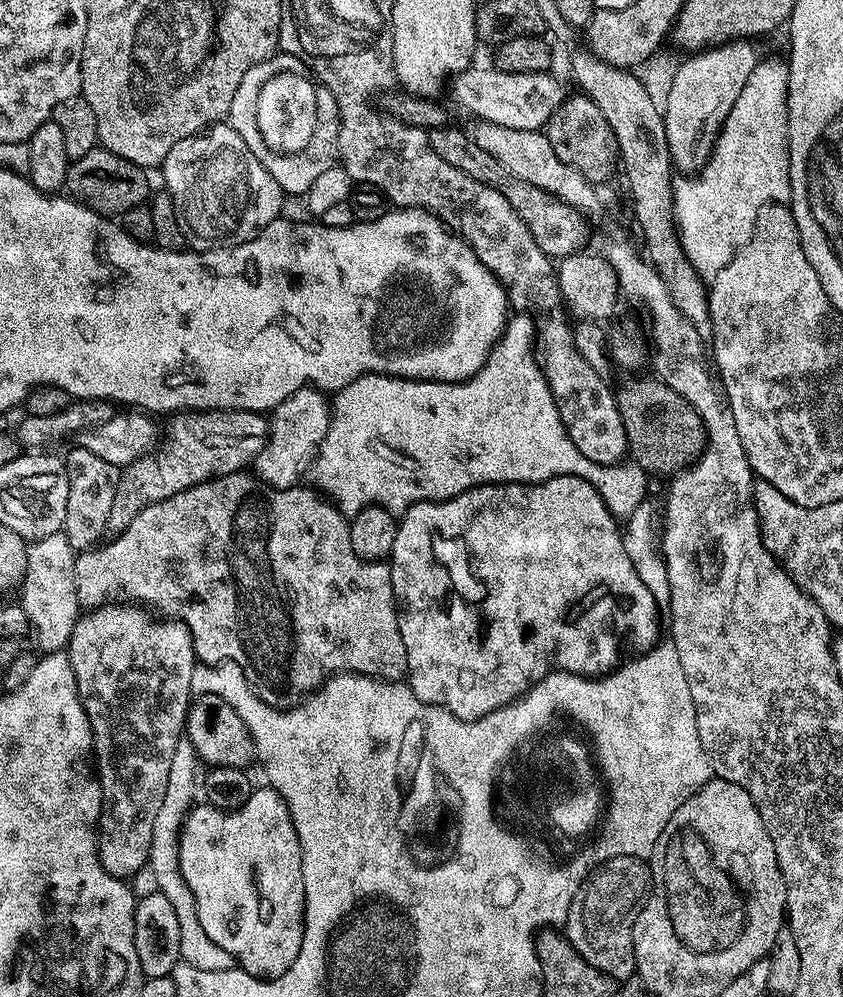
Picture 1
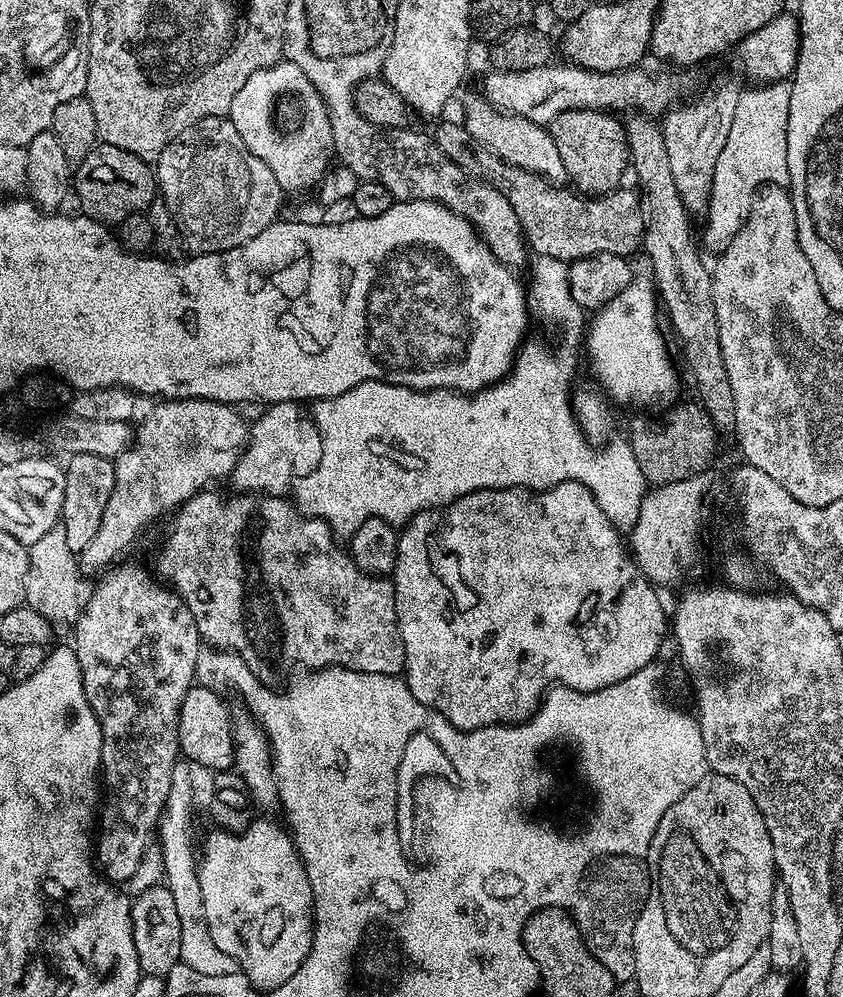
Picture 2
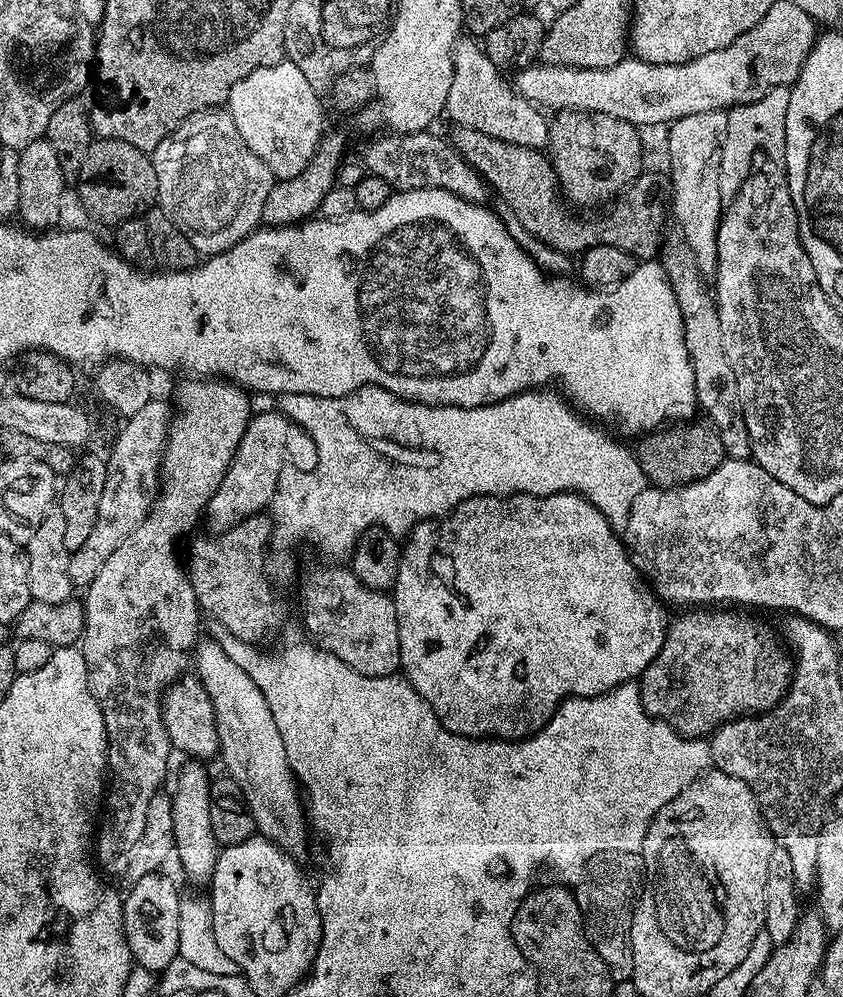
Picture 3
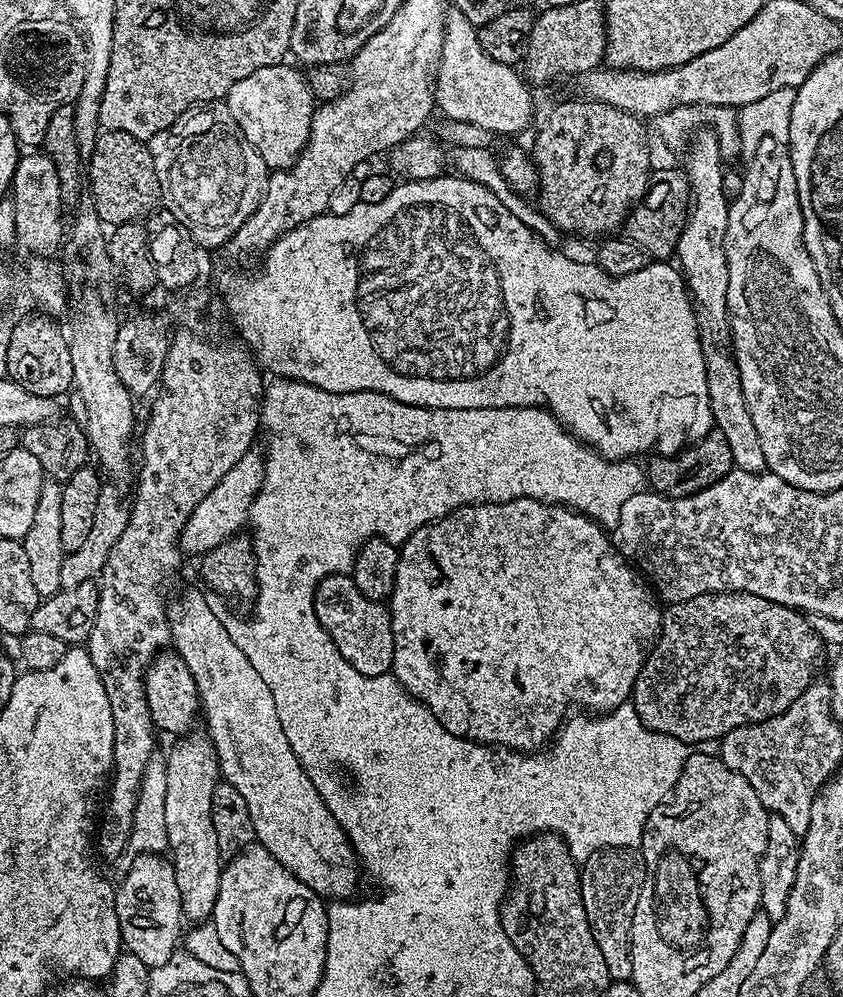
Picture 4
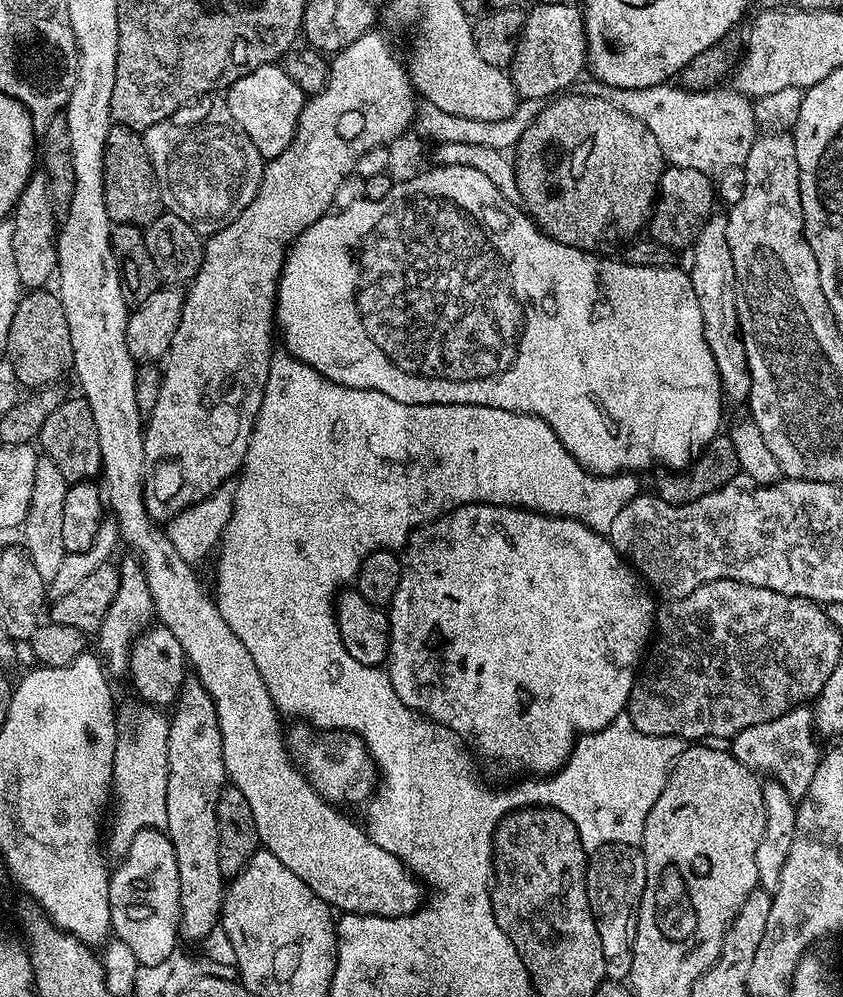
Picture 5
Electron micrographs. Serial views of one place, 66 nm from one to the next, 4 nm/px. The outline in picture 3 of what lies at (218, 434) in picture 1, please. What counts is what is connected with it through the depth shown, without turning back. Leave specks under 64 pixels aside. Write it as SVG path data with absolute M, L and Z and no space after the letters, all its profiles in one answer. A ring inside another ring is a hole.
M153 398L132 416L123 421L120 433L112 444L112 453L107 453L106 487L98 501L98 519L94 531L86 537L86 543L70 553L68 577L73 585L87 586L102 570L110 554L126 542L126 538L146 518L146 514L156 503L162 483L162 461L164 443L168 441L168 425L174 415L173 409L160 398Z

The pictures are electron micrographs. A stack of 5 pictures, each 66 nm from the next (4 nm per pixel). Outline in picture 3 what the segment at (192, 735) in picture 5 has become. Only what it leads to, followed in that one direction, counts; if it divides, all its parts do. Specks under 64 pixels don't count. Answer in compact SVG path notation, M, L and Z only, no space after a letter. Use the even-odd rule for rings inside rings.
M188 762L176 776L176 789L170 792L174 814L174 838L178 860L186 875L196 884L207 885L214 874L218 845L210 826L210 775L203 763Z

